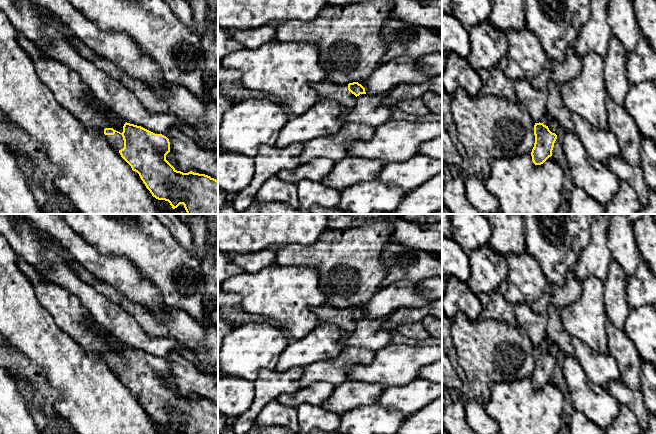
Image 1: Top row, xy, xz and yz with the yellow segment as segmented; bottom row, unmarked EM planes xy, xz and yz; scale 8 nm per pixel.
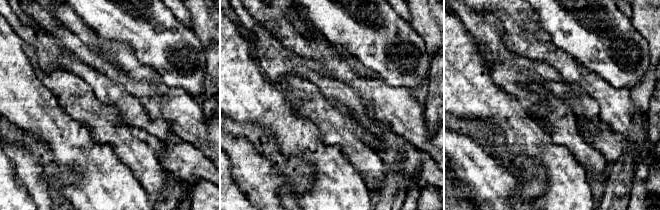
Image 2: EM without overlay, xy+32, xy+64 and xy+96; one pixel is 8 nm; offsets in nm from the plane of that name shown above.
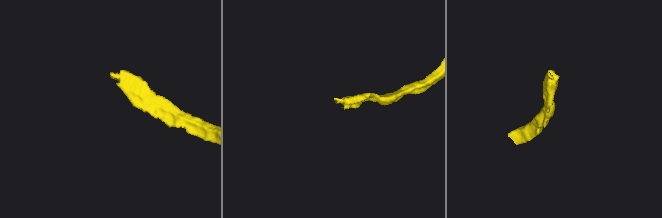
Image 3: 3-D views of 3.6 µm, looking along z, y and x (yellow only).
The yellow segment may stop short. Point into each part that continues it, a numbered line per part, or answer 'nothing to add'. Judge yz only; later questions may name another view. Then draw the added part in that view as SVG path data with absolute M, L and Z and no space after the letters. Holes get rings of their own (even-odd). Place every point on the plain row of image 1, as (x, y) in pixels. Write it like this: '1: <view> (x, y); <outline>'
1: yz (552, 350); M545 339L542 342L540 347L543 347L544 349L546 349L552 357L555 357L555 358L557 357L557 355L558 355L557 347L550 345L548 343L547 339Z

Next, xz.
1: xz (340, 317); M325 305L317 307L314 313L321 321L335 324L345 333L352 331L356 325L356 320L348 314L348 309L335 309Z

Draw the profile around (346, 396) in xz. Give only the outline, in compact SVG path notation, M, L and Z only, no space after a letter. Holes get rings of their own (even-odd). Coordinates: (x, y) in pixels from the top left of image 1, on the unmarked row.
M347 380L335 386L330 397L323 401L327 411L342 414L349 410L377 402L385 387L377 383L351 382Z

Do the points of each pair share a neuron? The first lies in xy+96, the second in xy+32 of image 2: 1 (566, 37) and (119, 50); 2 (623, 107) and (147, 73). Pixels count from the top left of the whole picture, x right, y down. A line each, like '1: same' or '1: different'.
1: different
2: different

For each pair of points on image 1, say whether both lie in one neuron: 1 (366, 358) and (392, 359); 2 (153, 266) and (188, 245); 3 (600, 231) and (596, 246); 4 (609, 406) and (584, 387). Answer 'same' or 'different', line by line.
1: different
2: different
3: same
4: same

